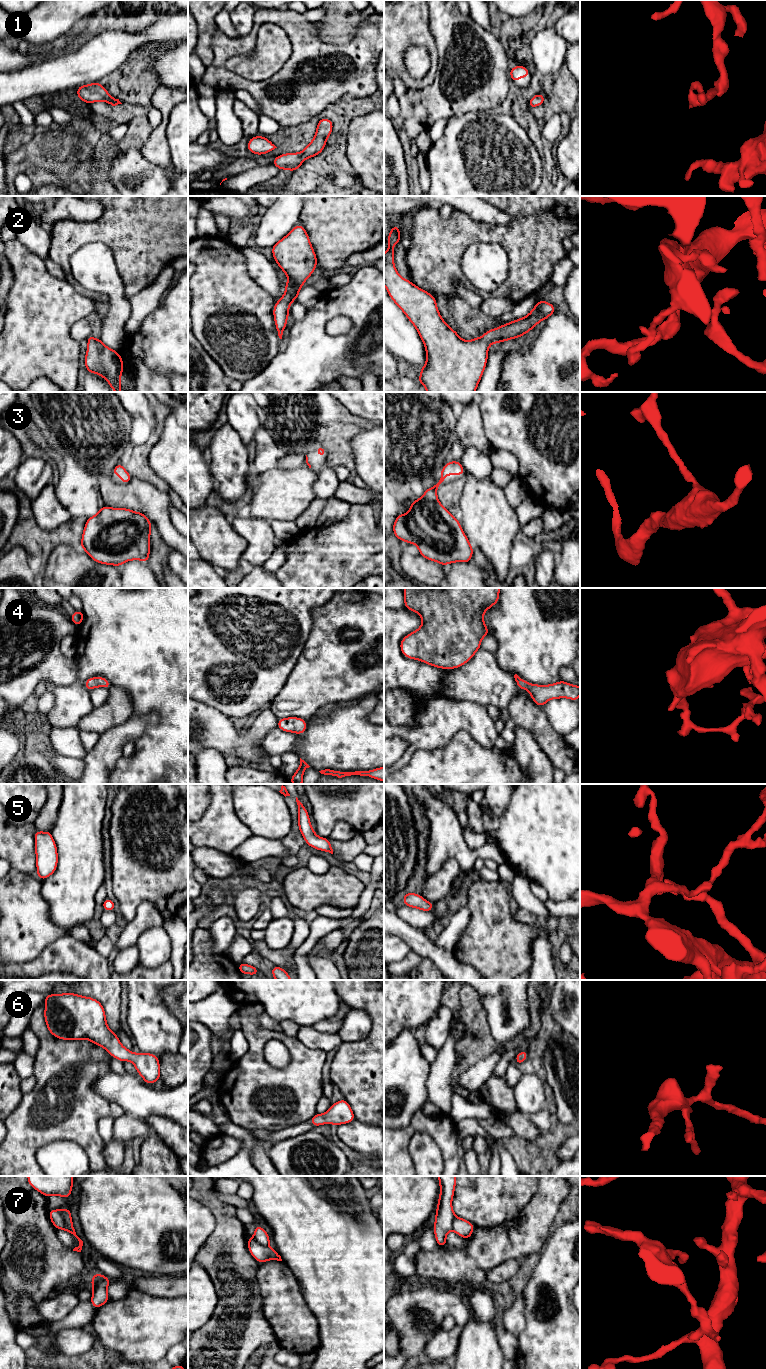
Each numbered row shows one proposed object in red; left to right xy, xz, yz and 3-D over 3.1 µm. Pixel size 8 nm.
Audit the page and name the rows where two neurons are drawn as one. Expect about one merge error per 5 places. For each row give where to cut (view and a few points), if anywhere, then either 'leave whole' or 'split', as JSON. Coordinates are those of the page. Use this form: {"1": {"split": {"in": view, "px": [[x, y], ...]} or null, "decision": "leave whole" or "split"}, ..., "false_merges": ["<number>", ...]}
{"1": {"split": null, "decision": "leave whole"}, "2": {"split": null, "decision": "leave whole"}, "3": {"split": null, "decision": "leave whole"}, "4": {"split": null, "decision": "leave whole"}, "5": {"split": null, "decision": "leave whole"}, "6": {"split": null, "decision": "leave whole"}, "7": {"split": {"in": "xy", "px": [[58, 1210], [66, 1229]]}, "decision": "split"}, "false_merges": ["7"]}

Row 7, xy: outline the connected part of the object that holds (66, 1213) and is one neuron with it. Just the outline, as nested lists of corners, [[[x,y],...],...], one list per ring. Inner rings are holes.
[[[70,1208],[60,1209],[60,1214],[62,1215],[65,1223],[66,1223],[66,1231],[73,1234],[79,1241],[79,1246],[75,1247],[73,1251],[81,1252],[83,1241],[76,1235],[75,1229],[73,1227],[72,1218],[71,1218],[71,1211]]]

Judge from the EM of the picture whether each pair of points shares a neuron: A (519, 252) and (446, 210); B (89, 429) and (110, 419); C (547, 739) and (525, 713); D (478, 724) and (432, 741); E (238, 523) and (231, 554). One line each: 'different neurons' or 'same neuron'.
A: different neurons
B: same neuron
C: same neuron
D: same neuron
E: different neurons

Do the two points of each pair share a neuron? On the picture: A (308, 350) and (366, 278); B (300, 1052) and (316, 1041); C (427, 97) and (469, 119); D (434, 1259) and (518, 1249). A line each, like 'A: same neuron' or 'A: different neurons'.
A: same neuron
B: different neurons
C: different neurons
D: same neuron

